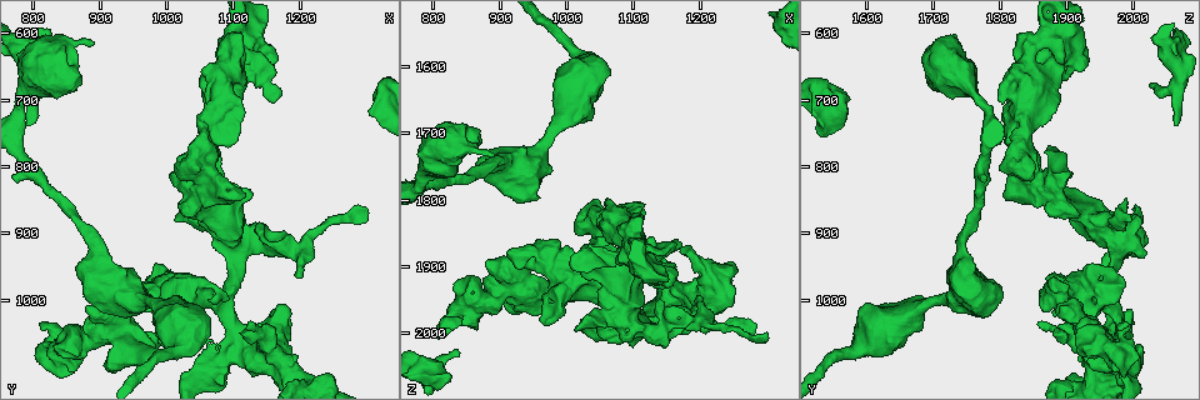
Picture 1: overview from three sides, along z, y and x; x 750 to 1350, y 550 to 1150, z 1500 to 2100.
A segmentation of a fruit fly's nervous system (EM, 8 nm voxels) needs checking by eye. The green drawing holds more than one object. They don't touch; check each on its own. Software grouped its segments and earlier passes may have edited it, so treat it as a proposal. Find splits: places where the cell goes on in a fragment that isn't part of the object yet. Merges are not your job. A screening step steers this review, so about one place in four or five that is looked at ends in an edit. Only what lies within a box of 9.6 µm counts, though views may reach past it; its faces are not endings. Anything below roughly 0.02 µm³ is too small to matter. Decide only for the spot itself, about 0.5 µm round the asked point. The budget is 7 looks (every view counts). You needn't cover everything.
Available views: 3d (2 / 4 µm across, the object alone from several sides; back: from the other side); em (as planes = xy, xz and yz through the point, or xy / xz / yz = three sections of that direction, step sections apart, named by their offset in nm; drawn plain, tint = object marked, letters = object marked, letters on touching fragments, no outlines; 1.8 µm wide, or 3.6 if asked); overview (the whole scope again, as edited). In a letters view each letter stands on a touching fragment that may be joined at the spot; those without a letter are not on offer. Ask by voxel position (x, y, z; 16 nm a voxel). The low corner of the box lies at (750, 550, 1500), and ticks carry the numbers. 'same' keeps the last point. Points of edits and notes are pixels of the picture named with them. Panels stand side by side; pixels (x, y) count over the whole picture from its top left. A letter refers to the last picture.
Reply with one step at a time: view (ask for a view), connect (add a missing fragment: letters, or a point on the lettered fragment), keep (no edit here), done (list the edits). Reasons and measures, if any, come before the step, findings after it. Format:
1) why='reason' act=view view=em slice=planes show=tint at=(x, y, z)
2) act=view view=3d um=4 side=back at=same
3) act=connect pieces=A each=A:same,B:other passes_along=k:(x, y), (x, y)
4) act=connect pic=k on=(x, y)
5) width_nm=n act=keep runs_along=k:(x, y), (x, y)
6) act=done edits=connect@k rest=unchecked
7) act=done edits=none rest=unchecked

act=view view=em slice=planes show=tint at=(1160, 705, 1860)

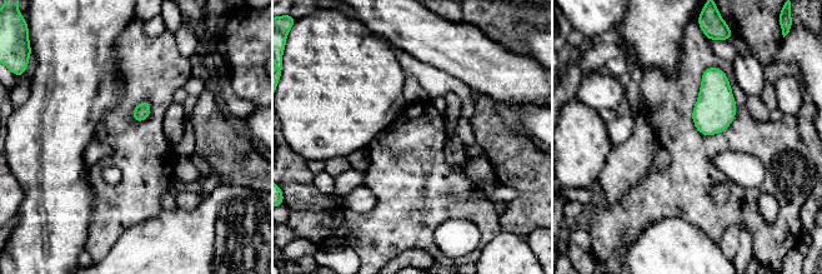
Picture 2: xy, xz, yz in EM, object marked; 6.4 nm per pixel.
why='what lies round it' act=view view=em slice=planes show=letters at=same

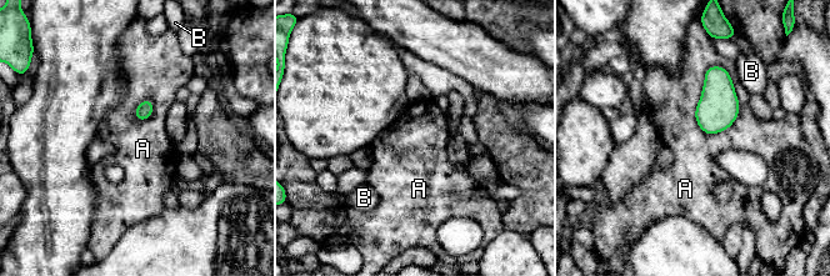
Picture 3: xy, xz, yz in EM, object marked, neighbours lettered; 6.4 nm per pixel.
longest_contact=A:400nm act=keep each=A:other,B:other found='no lettered fragment goes on from it'

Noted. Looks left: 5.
why='narrows sharply' act=view view=em um=3.6 slice=yz step=16 show=letters at=(810, 665, 1740)

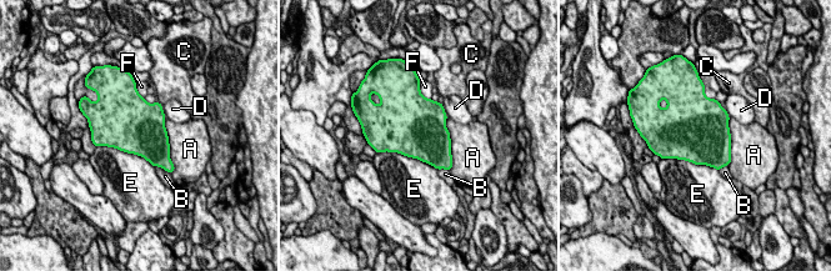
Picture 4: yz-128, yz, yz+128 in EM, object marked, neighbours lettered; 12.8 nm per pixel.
act=keep each=A:other,B:other,C:other,D:other,E:other,F:other border=4:(446, 118), (452, 160) found='no lettered fragment goes on from it'

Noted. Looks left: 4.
why='free end' act=view view=3d um=2 at=(790, 735, 2065)

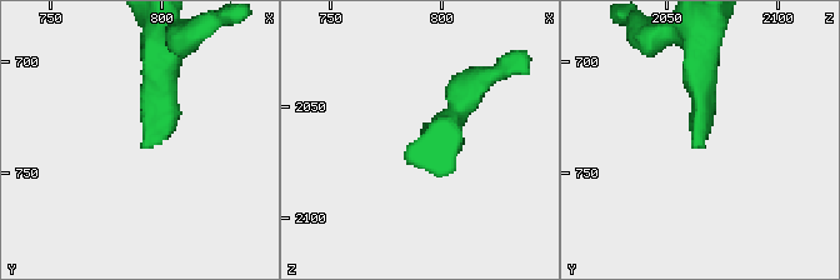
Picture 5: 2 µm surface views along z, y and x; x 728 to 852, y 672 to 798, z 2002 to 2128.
why='need the tissue' act=view view=em slice=xy step=4 show=letters at=(791, 738, 2062)

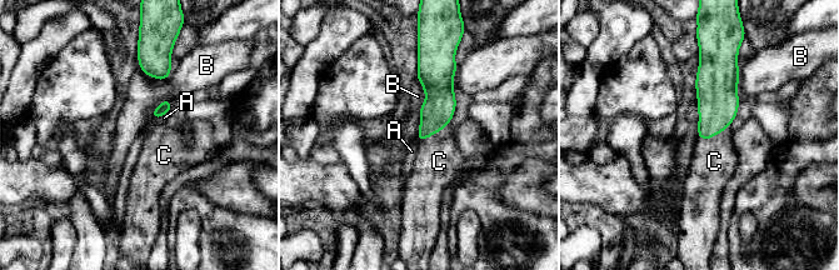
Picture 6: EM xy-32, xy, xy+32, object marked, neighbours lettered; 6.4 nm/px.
why='another direction' act=view view=em slice=planes show=letters at=same

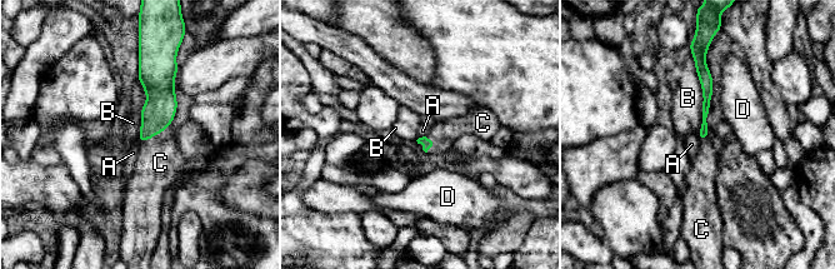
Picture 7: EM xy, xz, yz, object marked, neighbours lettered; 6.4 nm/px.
act=connect pieces=C each=A:other,B:other,C:same,D:other passes_along=7:(158, 113), (154, 134), (160, 163) found='the cell continues'

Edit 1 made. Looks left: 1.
act=done edits=connect@7 rest=unchecked

